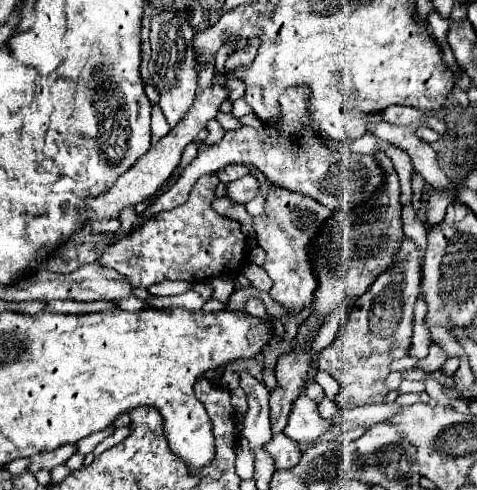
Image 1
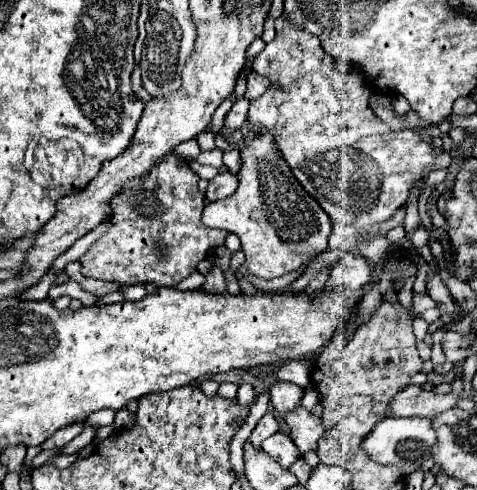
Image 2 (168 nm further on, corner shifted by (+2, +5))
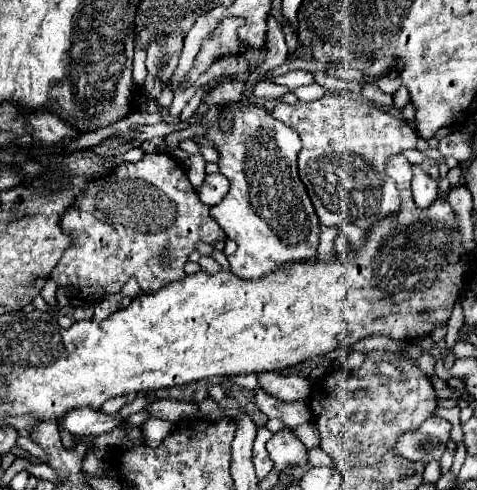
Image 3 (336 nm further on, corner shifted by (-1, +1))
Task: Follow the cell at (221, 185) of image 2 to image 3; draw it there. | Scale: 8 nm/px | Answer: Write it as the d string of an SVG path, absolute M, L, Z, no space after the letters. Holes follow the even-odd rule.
M207 174L205 182L197 188L199 200L207 206L219 204L227 192L229 192L229 182L223 174Z

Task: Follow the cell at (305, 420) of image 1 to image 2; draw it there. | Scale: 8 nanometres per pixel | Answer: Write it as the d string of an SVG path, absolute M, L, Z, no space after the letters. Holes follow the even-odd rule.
M274 382L270 386L270 404L276 410L278 416L286 416L288 412L294 412L304 396L304 388L288 382Z

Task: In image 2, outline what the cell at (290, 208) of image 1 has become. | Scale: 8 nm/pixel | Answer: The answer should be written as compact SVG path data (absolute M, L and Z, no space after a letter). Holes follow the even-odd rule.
M262 132L260 136L250 136L246 146L240 150L242 170L238 174L238 190L226 198L210 202L204 208L202 222L210 228L222 228L234 232L242 240L242 250L246 254L246 266L252 274L260 278L278 278L288 272L294 272L314 260L322 250L328 248L328 238L332 234L332 220L320 208L320 204L300 186L300 182L290 172L288 164L280 156L272 132Z

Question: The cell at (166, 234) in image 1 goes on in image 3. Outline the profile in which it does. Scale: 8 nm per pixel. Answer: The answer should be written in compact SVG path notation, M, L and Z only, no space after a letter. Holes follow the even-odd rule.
M147 152L139 162L123 164L107 176L91 180L85 190L79 192L79 198L73 200L71 208L63 212L61 228L73 242L49 278L55 280L59 288L75 288L83 300L99 300L103 294L117 294L131 278L137 280L141 294L153 294L187 276L183 268L199 240L209 244L227 240L225 232L209 216L209 206L199 202L197 192L187 180L185 168L165 152Z

